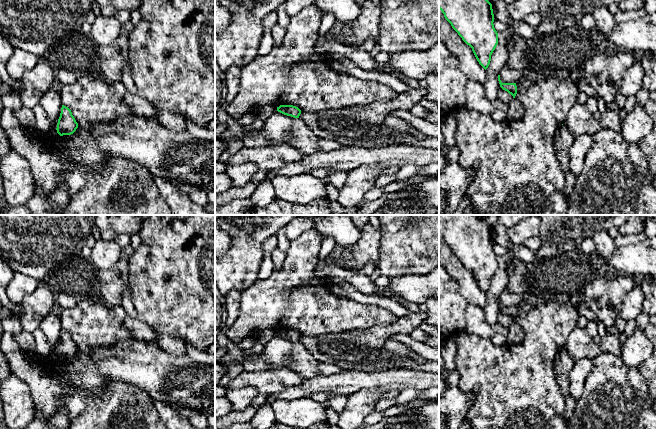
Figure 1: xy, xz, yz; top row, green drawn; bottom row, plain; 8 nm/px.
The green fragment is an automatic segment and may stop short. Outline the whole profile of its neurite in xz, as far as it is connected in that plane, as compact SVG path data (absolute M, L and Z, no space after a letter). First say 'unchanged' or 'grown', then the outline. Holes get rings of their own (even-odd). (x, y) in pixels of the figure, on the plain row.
unchanged; M280 329L279 331L277 331L277 335L294 342L299 342L301 338L301 334L293 329Z

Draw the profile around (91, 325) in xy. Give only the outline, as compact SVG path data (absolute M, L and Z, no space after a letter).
M78 301L74 308L59 310L62 329L68 331L78 350L92 353L99 348L134 339L123 321L112 316L101 301Z

